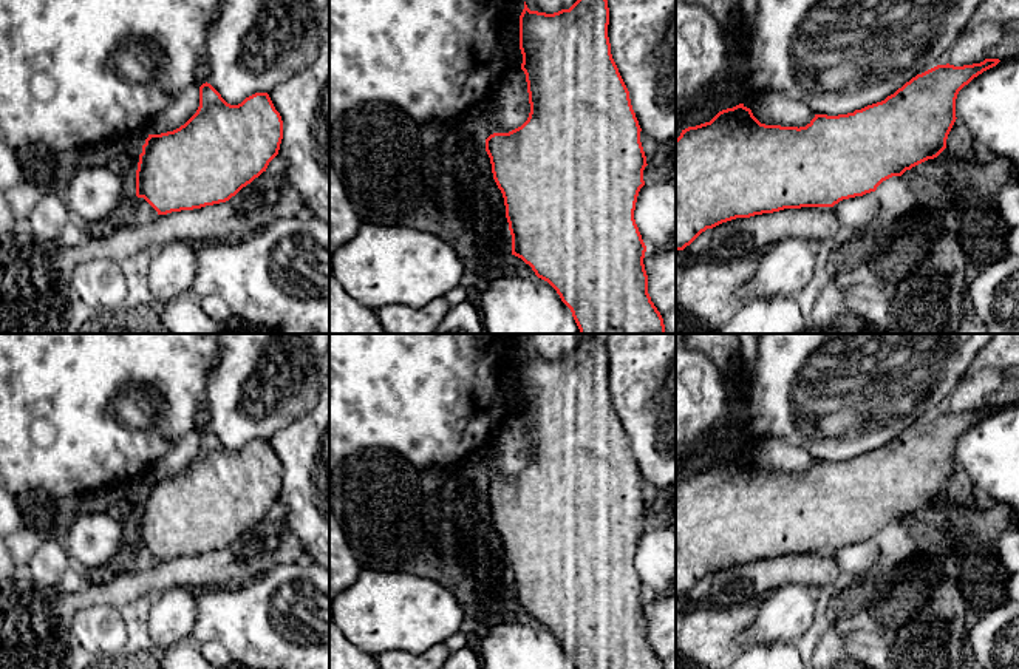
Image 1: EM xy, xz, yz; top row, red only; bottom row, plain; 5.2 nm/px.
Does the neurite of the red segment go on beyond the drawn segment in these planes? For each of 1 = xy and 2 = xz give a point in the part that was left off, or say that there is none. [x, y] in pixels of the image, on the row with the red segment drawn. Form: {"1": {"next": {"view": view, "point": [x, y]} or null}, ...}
{"1": {"next": null}, "2": {"next": null}}

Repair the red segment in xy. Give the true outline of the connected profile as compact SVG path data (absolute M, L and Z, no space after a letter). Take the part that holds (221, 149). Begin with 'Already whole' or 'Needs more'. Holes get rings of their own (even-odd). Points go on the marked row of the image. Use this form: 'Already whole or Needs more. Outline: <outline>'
Already whole. Outline: M206 82L199 87L199 107L184 125L145 139L136 170L136 196L144 198L158 215L226 202L266 171L278 155L281 139L283 121L268 93L255 93L241 104L230 105Z

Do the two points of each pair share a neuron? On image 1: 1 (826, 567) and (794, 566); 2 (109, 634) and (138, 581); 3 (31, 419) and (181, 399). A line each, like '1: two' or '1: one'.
1: one
2: two
3: one

